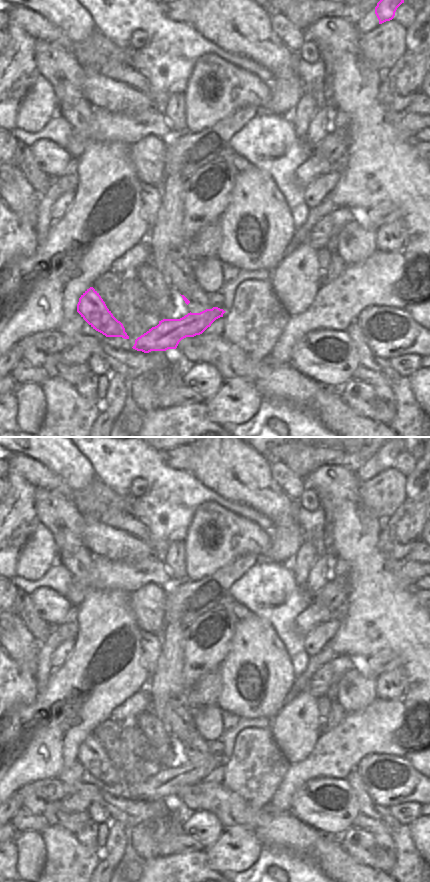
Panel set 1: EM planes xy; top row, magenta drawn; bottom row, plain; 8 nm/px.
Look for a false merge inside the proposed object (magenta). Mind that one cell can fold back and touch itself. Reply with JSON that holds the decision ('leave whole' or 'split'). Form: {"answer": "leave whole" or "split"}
{"answer": "leave whole"}

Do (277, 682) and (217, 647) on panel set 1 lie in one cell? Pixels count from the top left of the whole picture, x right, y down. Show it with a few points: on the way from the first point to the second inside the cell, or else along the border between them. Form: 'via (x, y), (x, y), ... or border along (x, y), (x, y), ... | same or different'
border along (235, 631), (229, 651), (218, 666) | different

